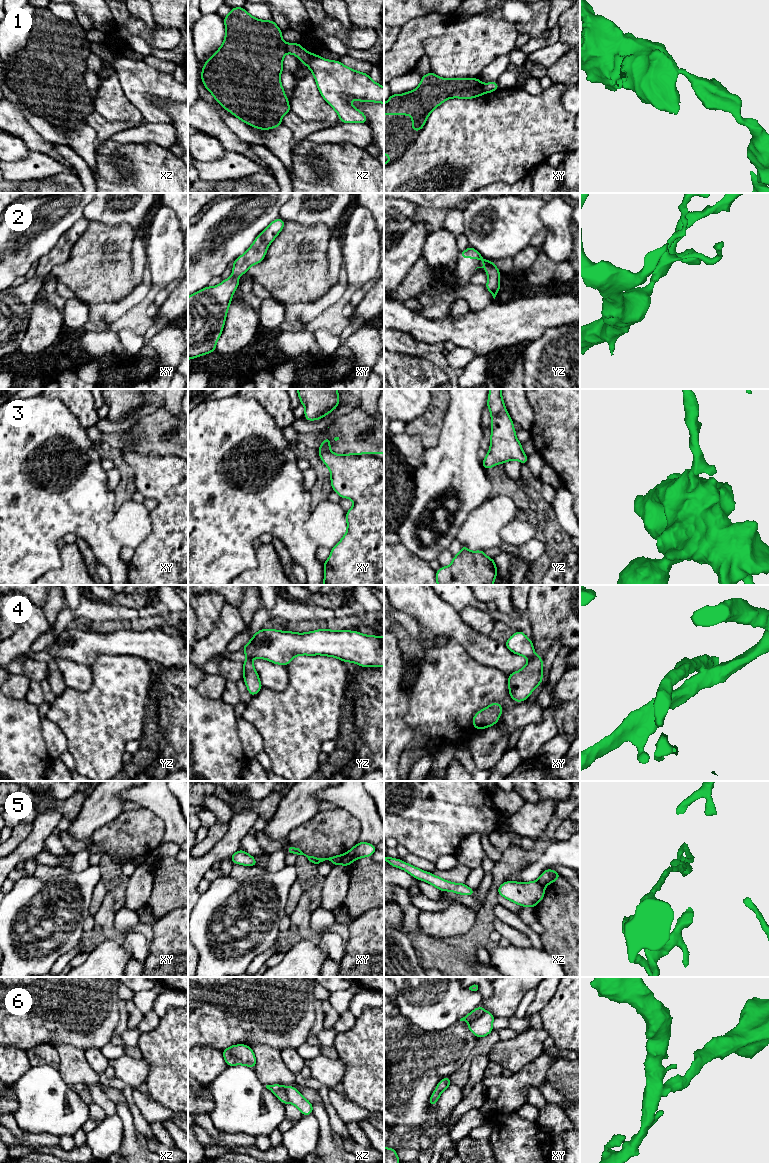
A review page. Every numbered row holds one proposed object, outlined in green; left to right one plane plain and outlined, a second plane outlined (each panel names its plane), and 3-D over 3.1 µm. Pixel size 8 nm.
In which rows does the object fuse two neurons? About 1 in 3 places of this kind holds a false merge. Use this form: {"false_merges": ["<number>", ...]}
{"false_merges": ["1", "4", "5", "6"]}

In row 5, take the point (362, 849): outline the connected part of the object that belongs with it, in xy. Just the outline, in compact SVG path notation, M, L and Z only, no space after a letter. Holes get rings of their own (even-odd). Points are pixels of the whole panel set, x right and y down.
M358 842L352 849L344 854L342 865L347 867L362 857L371 857L376 851L375 845L367 842Z

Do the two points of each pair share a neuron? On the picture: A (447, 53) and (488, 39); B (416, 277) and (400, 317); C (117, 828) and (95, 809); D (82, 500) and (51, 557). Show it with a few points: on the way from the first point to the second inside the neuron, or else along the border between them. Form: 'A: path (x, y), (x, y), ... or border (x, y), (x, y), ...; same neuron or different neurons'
A: path (457, 53), (478, 40); same neuron
B: border (394, 298), (403, 303); different neurons
C: border (123, 810), (113, 819), (98, 827), (91, 835); different neurons
D: path (68, 514), (51, 531), (51, 543); same neuron

